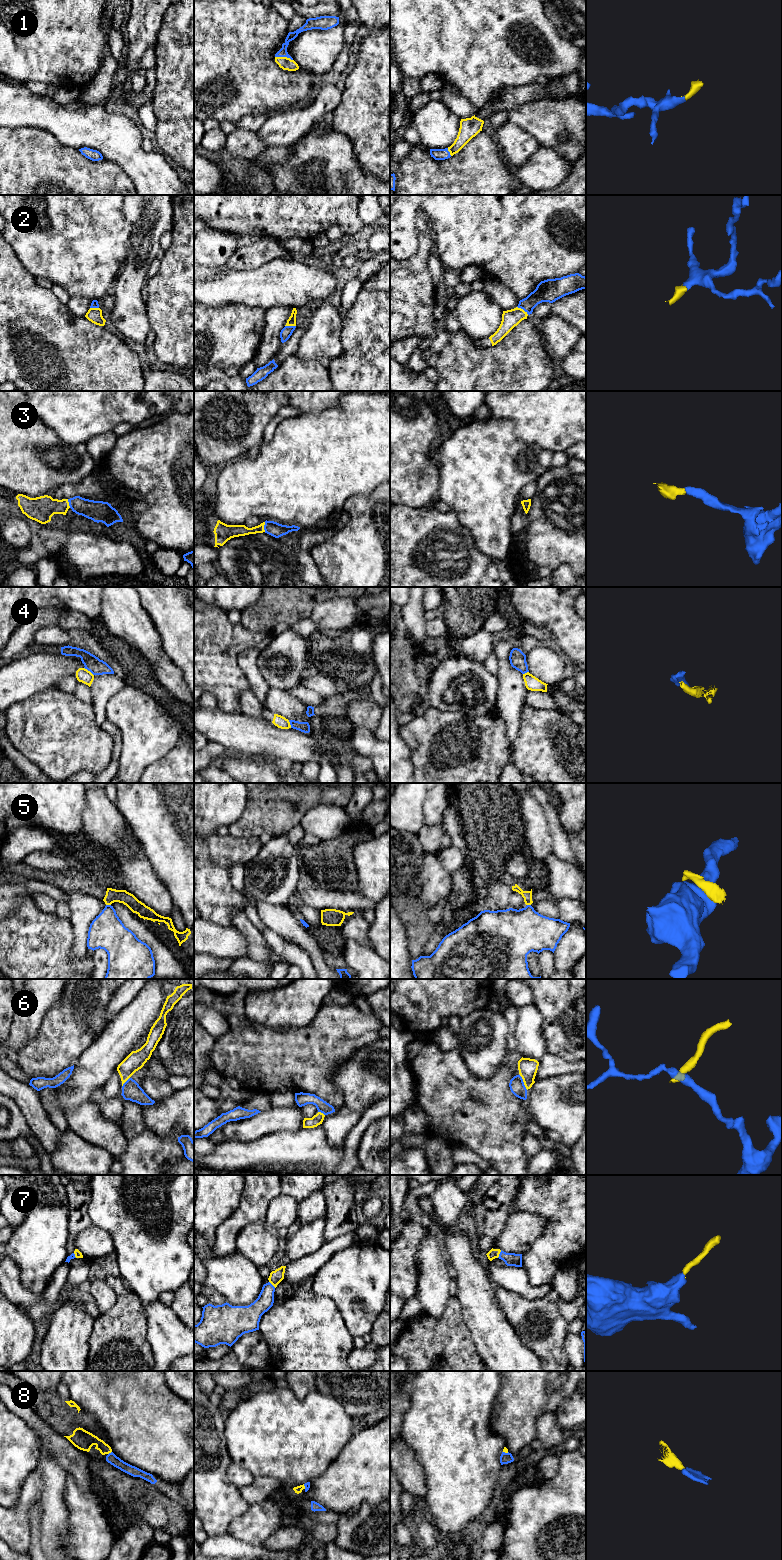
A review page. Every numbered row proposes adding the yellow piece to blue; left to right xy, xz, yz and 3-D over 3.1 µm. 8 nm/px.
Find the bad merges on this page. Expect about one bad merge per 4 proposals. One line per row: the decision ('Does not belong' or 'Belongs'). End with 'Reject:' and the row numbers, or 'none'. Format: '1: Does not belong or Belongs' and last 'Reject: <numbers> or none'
1: Belongs
2: Belongs
3: Belongs
4: Does not belong
5: Does not belong
6: Does not belong
7: Belongs
8: Belongs
Reject: 4, 5, 6

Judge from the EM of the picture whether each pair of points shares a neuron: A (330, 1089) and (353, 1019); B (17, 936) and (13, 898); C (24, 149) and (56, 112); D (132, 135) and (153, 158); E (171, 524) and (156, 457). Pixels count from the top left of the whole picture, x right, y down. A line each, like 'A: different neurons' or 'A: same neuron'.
A: same neuron
B: different neurons
C: different neurons
D: same neuron
E: same neuron

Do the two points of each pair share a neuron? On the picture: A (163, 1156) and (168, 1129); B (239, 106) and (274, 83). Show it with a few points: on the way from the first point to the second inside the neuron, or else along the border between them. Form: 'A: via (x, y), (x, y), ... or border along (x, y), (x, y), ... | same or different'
A: border along (146, 1125), (161, 1136), (169, 1136), (177, 1140) | different
B: via (248, 97), (258, 87), (265, 87) | same

